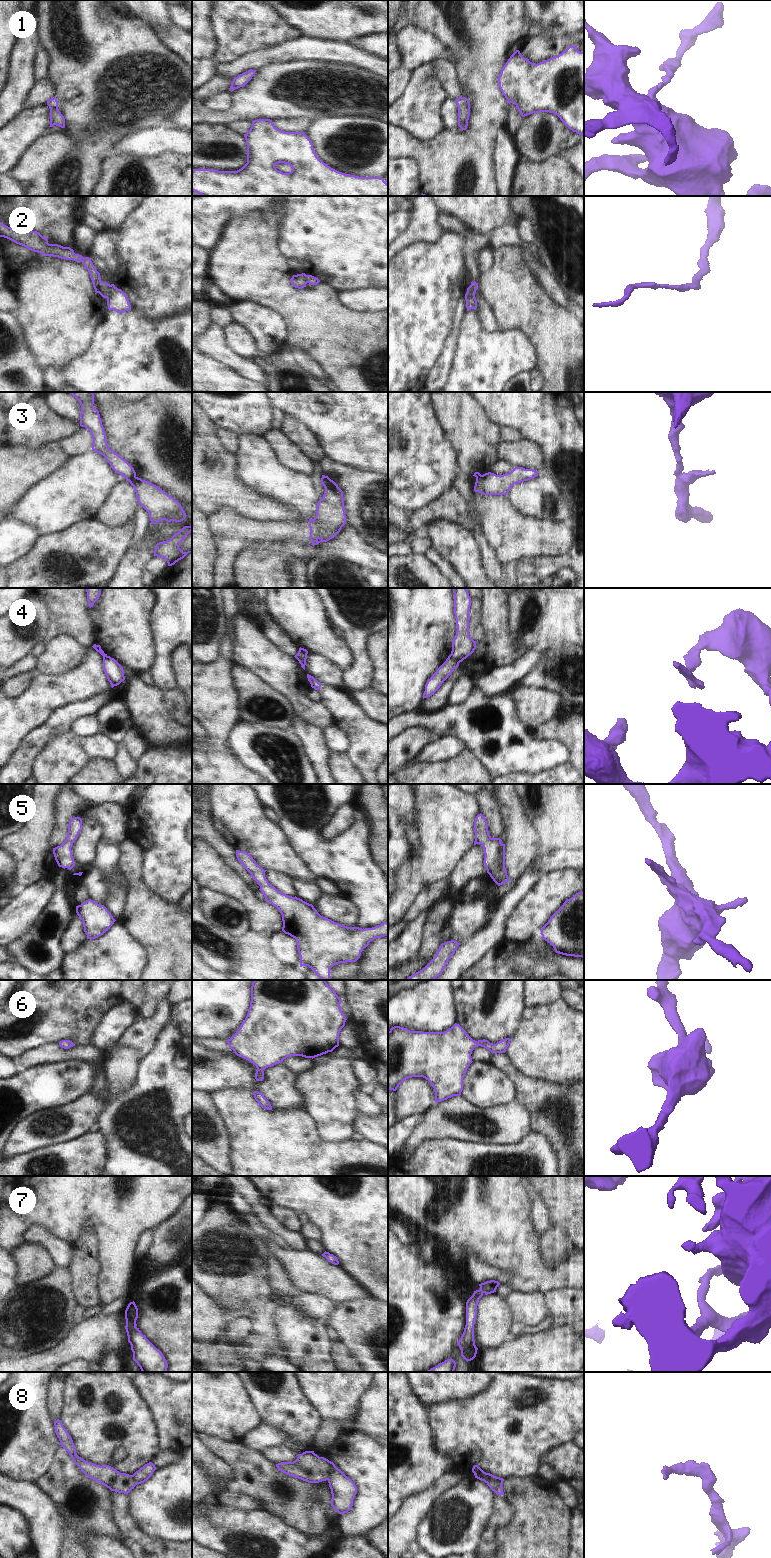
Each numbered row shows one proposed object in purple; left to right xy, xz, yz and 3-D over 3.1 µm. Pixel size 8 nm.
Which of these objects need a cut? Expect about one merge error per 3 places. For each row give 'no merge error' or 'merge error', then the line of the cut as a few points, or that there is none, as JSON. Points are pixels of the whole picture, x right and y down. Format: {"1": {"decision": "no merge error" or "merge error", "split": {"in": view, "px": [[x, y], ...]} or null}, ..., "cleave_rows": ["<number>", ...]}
{"1": {"decision": "no merge error", "split": null}, "2": {"decision": "merge error", "split": {"in": "xy", "px": [[110, 285], [110, 295], [107, 298]]}}, "3": {"decision": "merge error", "split": {"in": "xy", "px": [[135, 476], [128, 480]]}}, "4": {"decision": "merge error", "split": {"in": "yz", "px": [[449, 655], [458, 663]]}}, "5": {"decision": "no merge error", "split": null}, "6": {"decision": "no merge error", "split": null}, "7": {"decision": "no merge error", "split": null}, "8": {"decision": "merge error", "split": {"in": "yz", "px": [[477, 1478], [489, 1477], [499, 1487], [500, 1493]]}}, "cleave_rows": ["2", "3", "4", "8"]}

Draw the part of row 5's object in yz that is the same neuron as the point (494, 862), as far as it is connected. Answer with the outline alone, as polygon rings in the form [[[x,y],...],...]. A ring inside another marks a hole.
[[[481,813],[475,818],[474,832],[474,845],[481,844],[484,850],[487,873],[498,886],[509,882],[505,868],[505,844],[501,843],[500,838],[492,838],[489,835],[486,818]]]

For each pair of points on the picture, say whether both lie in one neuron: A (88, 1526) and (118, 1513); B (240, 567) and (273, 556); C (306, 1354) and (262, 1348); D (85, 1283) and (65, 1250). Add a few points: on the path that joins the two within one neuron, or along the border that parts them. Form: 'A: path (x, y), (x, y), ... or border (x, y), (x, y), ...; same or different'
A: border (109, 1492), (112, 1498), (113, 1521), (122, 1537); different
B: path (248, 567), (262, 567), (265, 564); same
C: border (267, 1332), (280, 1344), (282, 1355); different
D: border (70, 1244), (71, 1261), (66, 1267); different

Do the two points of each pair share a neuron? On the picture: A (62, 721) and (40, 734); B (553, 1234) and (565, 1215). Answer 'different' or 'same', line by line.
A: same
B: different

